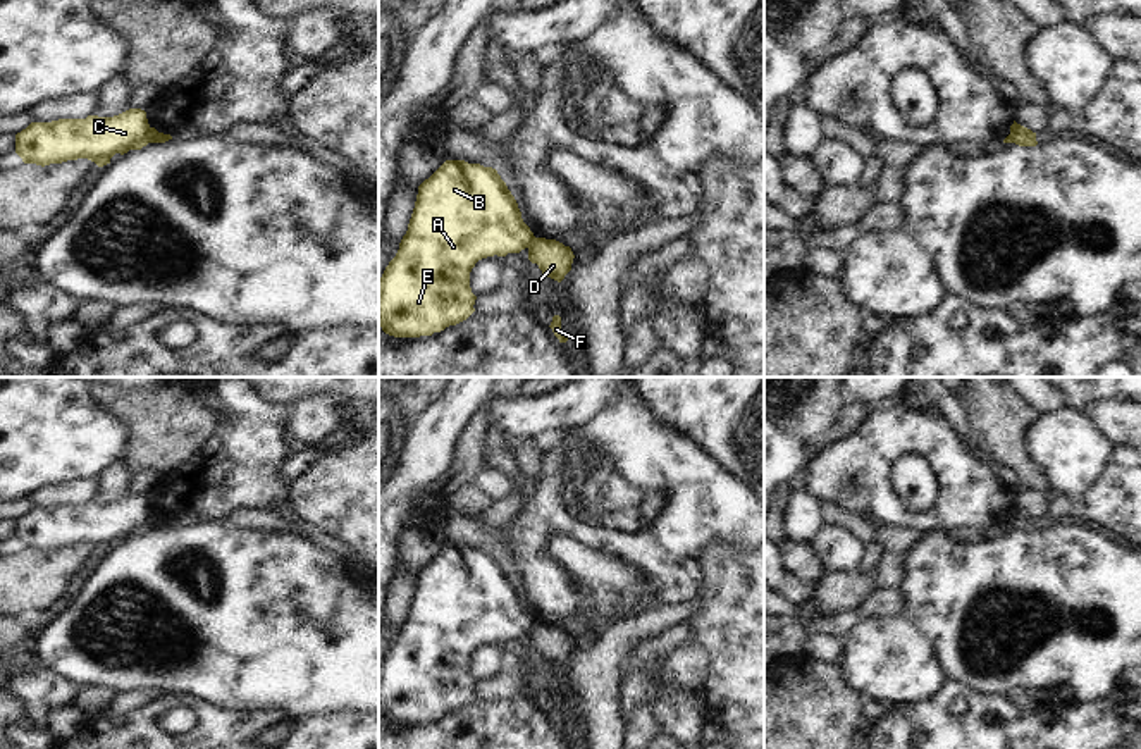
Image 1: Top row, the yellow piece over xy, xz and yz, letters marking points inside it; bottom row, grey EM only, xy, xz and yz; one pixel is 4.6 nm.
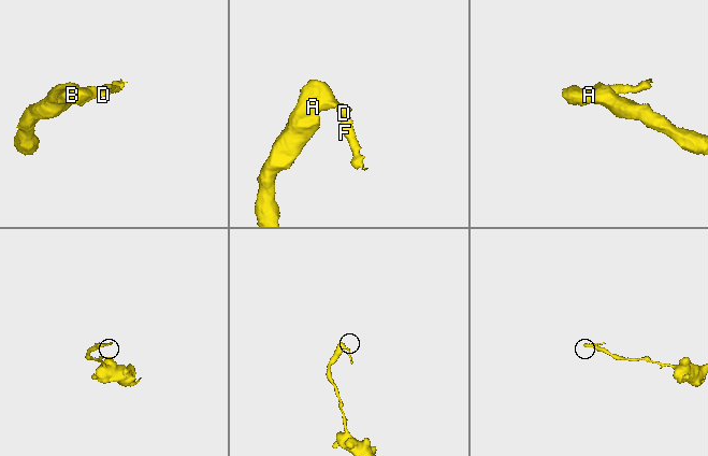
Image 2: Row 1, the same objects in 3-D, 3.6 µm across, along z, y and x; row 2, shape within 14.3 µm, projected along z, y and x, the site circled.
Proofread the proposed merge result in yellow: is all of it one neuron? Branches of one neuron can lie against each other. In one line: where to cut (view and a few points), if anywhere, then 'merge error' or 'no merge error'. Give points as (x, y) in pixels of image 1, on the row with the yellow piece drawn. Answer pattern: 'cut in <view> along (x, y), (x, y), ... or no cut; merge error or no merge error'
cut in xy along (150, 128), (147, 142); merge error

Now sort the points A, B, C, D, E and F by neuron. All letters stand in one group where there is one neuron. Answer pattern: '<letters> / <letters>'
A B C E / D F

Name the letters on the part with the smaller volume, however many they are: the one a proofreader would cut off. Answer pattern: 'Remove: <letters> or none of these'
Remove: D, F

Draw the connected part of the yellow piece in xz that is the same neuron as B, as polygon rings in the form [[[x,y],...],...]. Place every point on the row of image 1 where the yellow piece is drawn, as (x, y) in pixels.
[[[446,160],[418,186],[408,231],[379,281],[379,325],[394,337],[420,337],[466,320],[477,296],[470,272],[487,257],[520,253],[535,239],[496,169]]]

